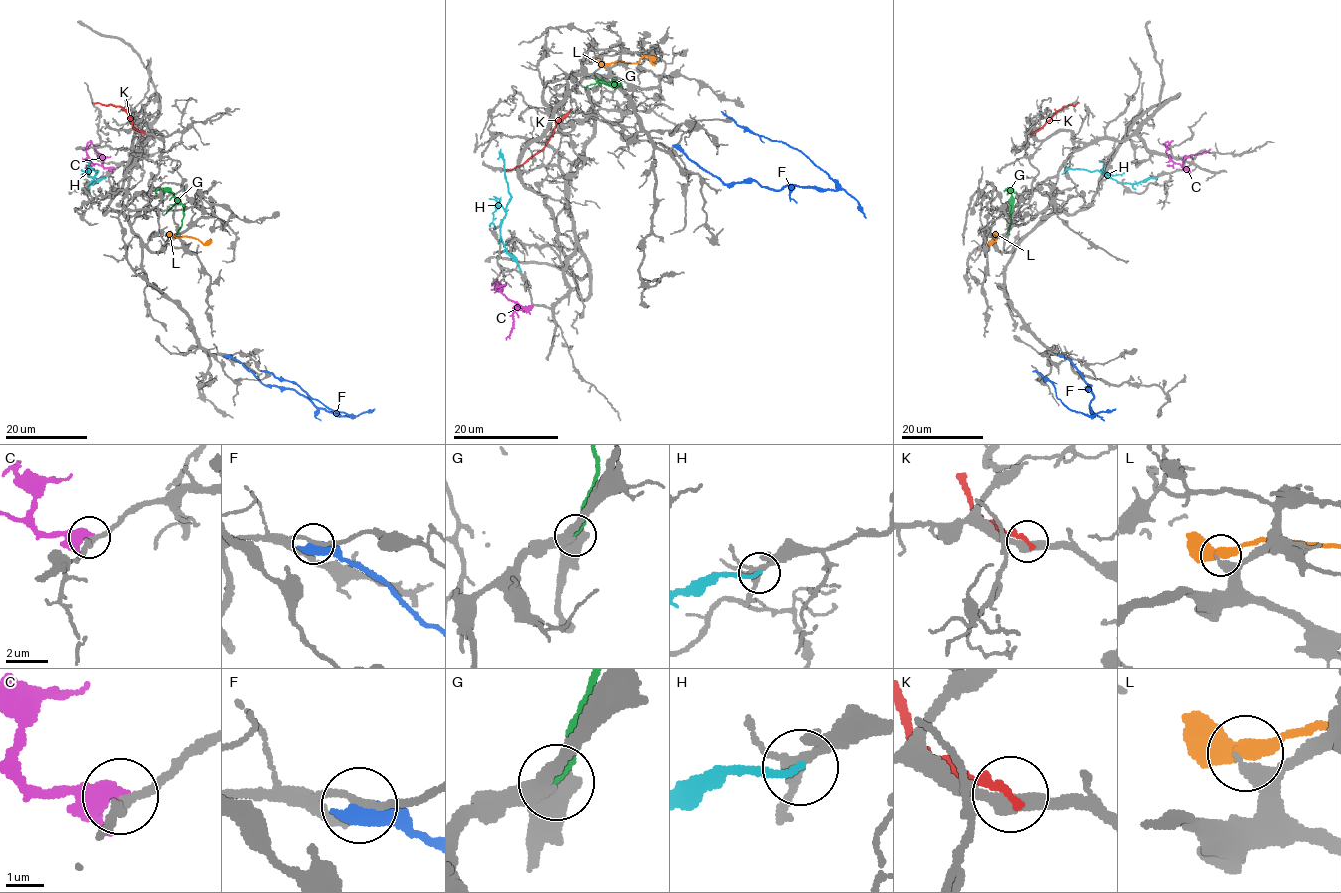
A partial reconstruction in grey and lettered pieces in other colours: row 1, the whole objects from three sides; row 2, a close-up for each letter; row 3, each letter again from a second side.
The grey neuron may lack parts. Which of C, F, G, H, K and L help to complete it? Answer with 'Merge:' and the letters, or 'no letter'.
Merge: C, G

